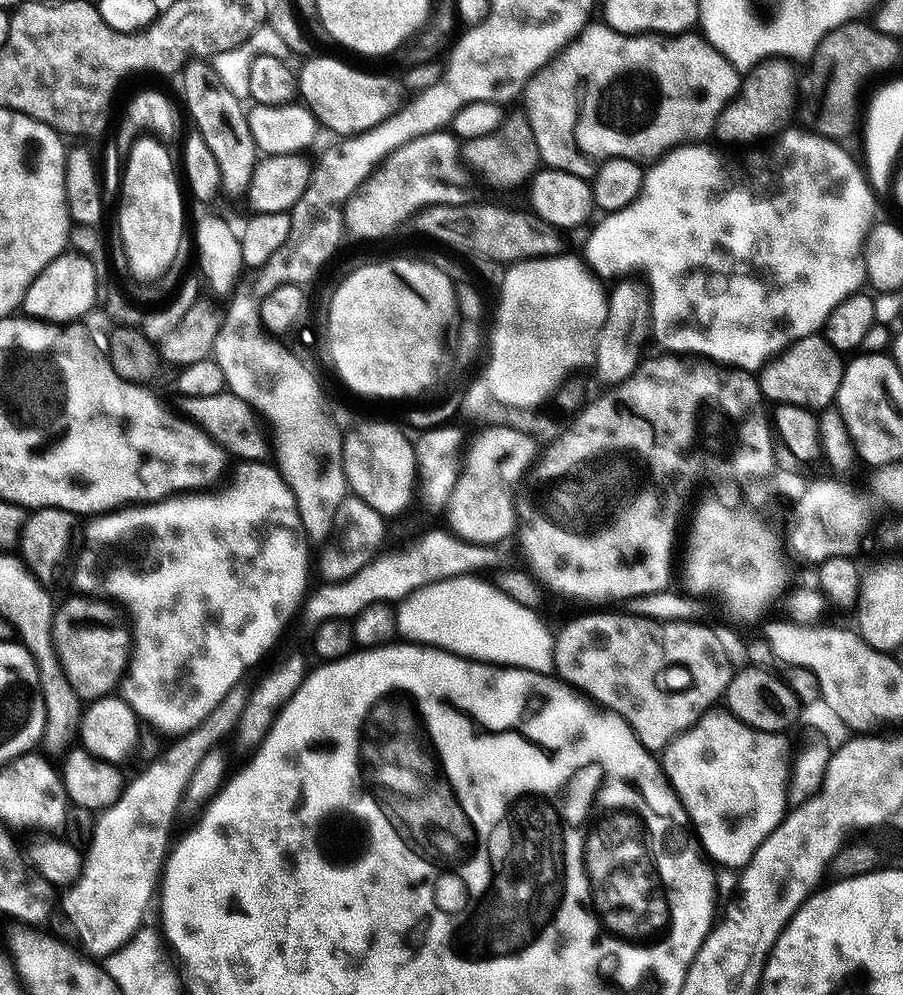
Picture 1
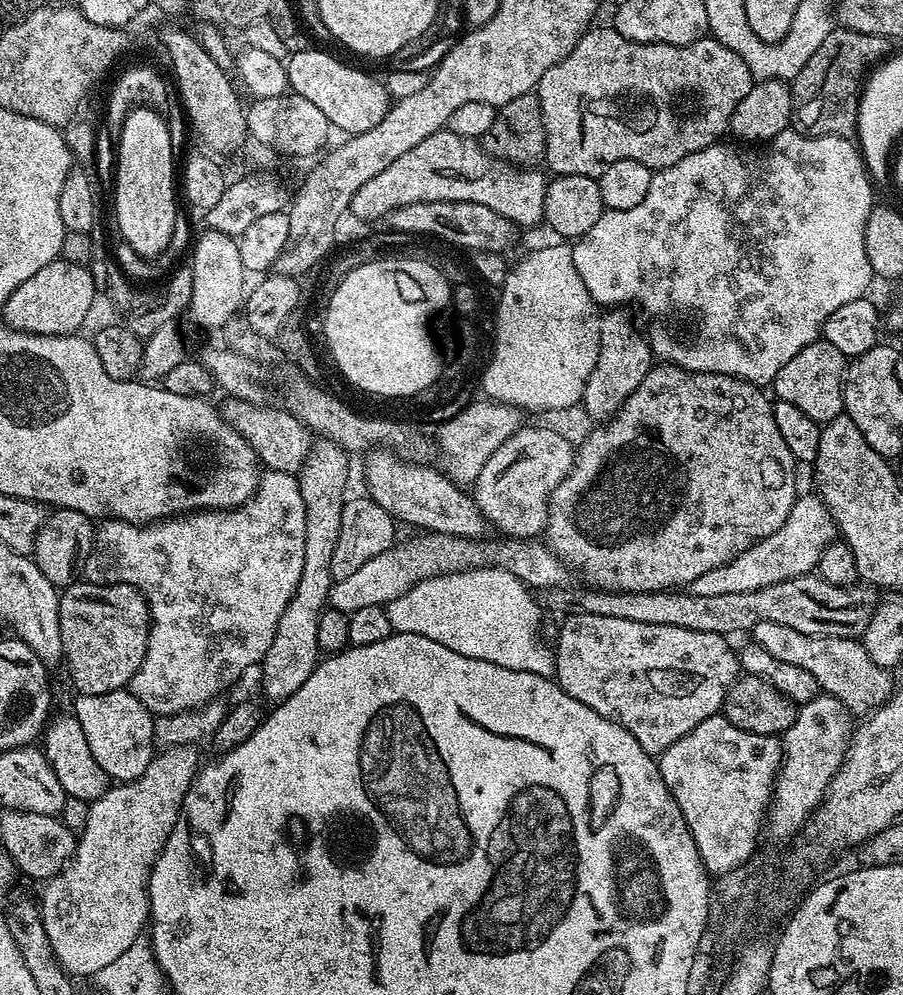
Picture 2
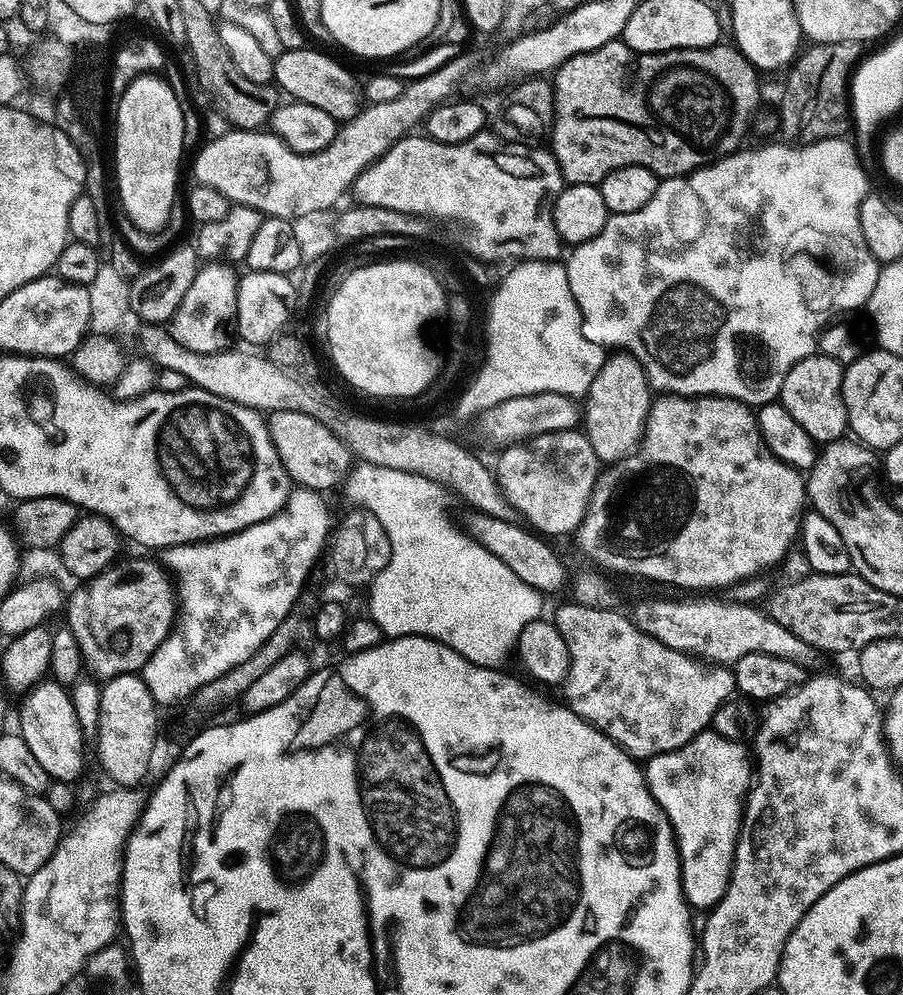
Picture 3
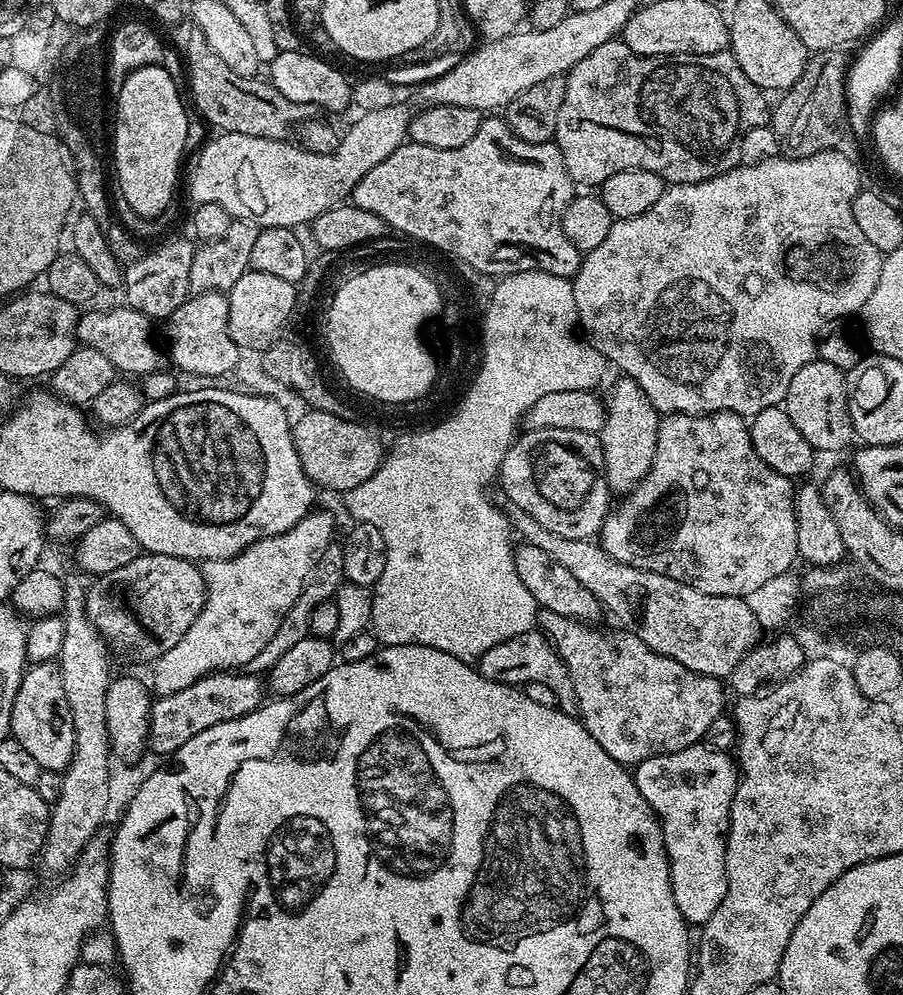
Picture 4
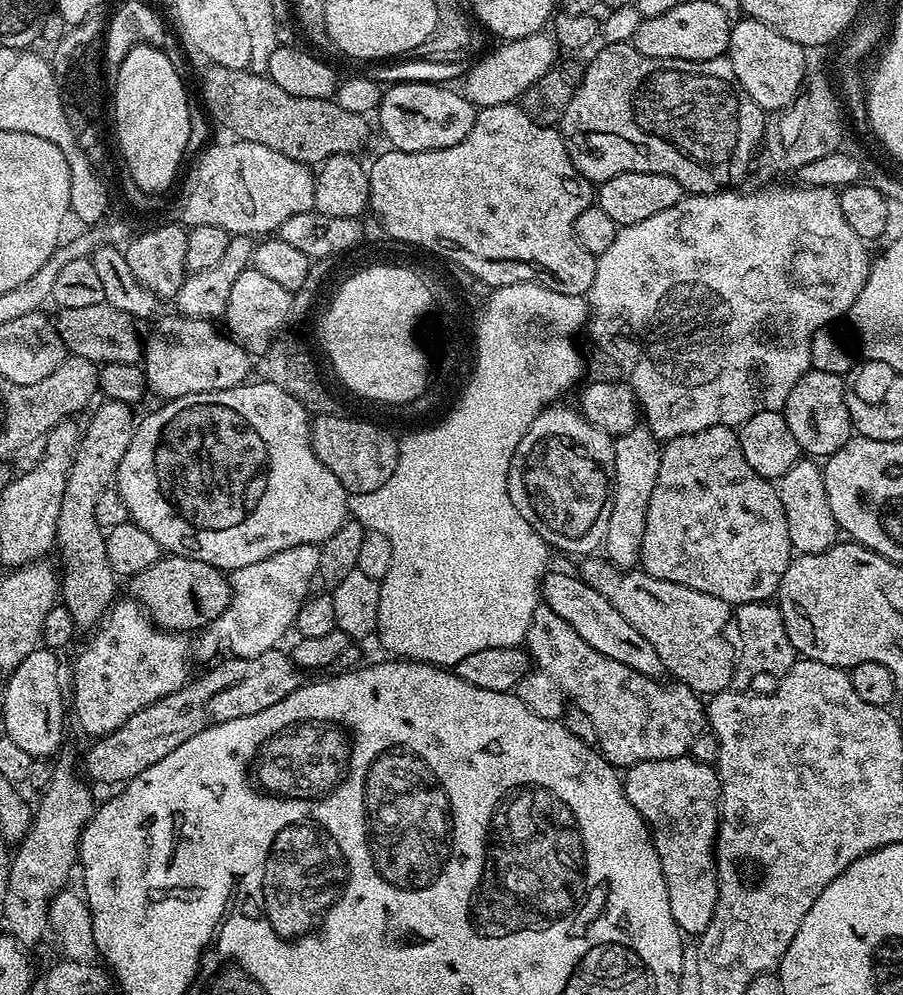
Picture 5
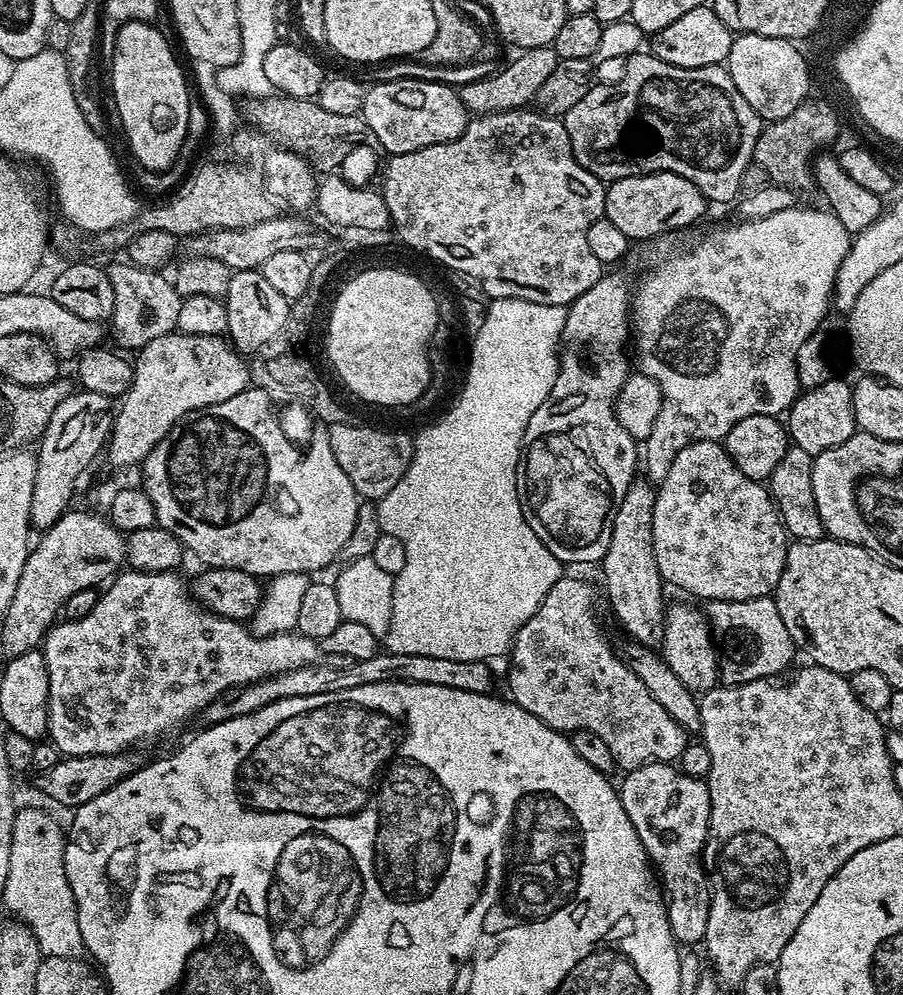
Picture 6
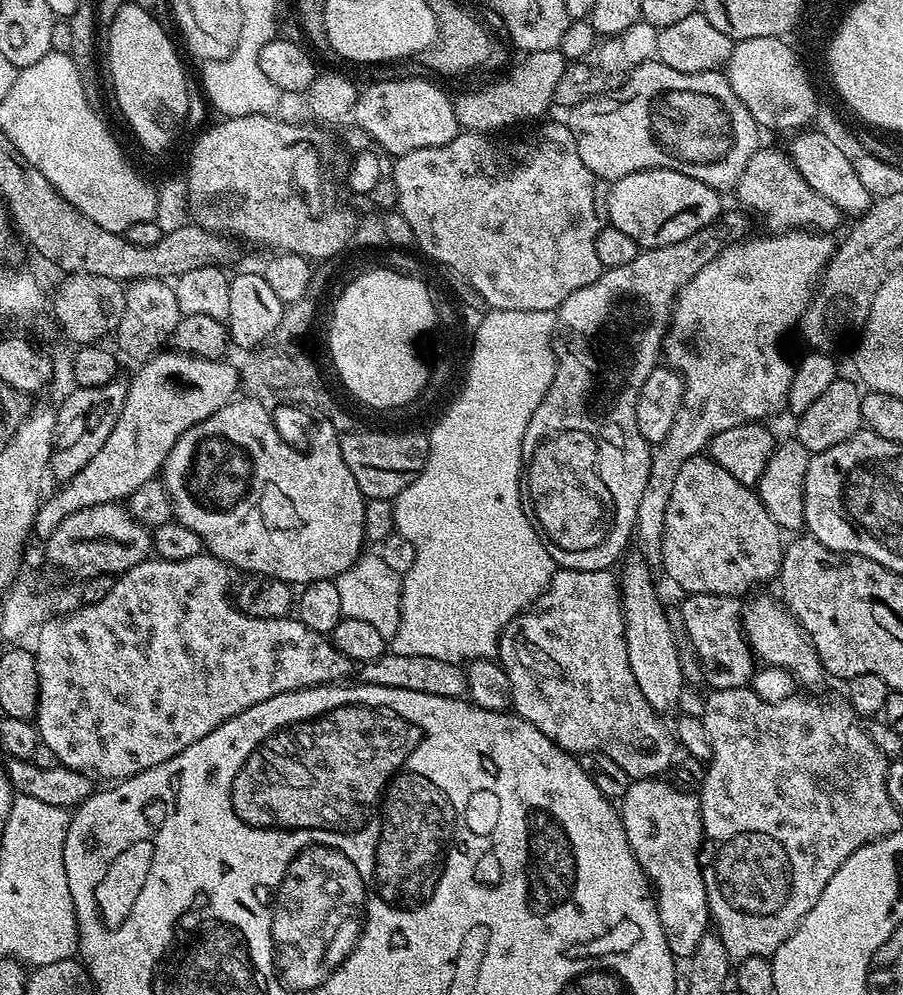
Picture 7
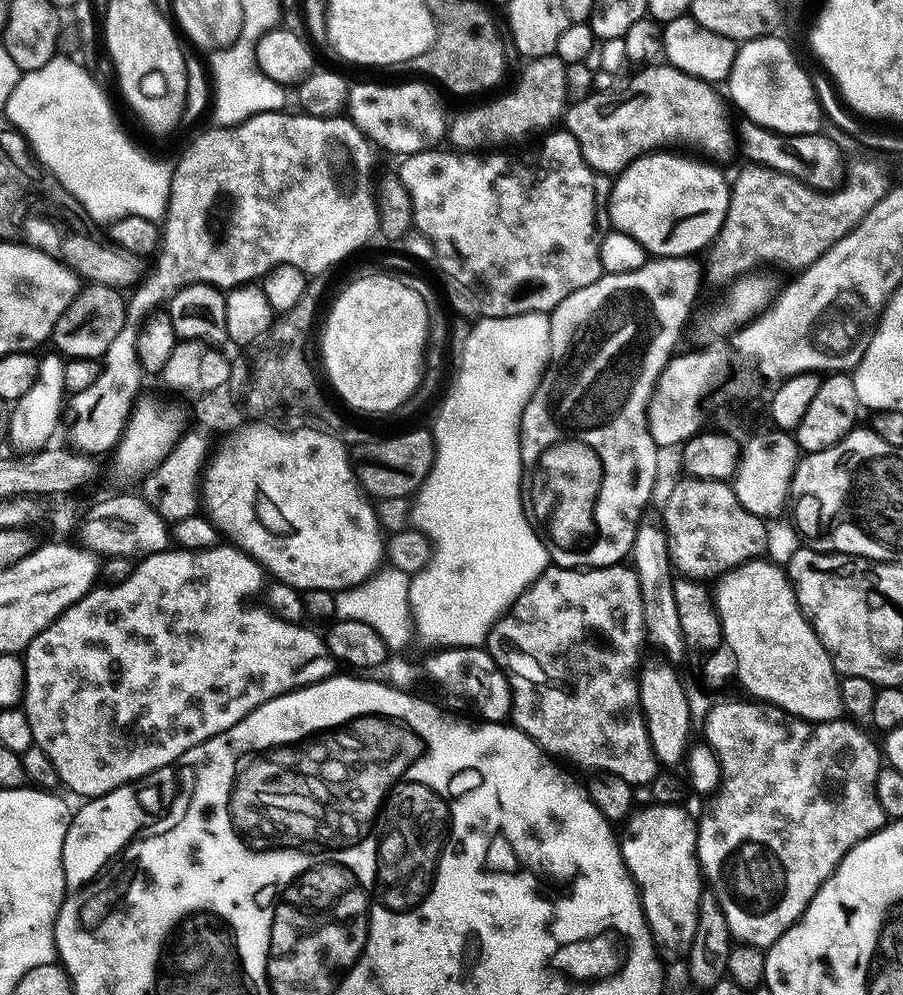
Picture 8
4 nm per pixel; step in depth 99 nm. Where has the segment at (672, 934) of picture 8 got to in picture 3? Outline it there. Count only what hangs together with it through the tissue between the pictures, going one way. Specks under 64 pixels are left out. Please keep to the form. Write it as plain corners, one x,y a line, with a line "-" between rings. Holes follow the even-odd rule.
705,730
699,732
690,742
686,742
686,746
682,746
673,752
658,754
654,759
647,761
644,768
644,776
648,780
650,794
656,799
661,810
668,816
668,821
672,827
676,849
680,851
680,884
684,887
684,899
688,901
693,909
704,908
703,910
711,910
724,897
728,889
728,883
732,881
732,858
736,855
736,843
740,837
740,824
744,820
744,801
754,783
754,760
749,749
747,752
744,748
747,747
739,740
731,740
714,730

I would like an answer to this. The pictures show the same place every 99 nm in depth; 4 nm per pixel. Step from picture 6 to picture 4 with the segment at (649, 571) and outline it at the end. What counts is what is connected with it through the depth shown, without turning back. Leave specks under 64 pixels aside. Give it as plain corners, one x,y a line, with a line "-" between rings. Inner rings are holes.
620,378
609,390
604,400
604,424
598,433
609,493
631,493
644,479
654,462
661,419
661,413
656,411
650,398
646,398
642,386
638,386
636,380

